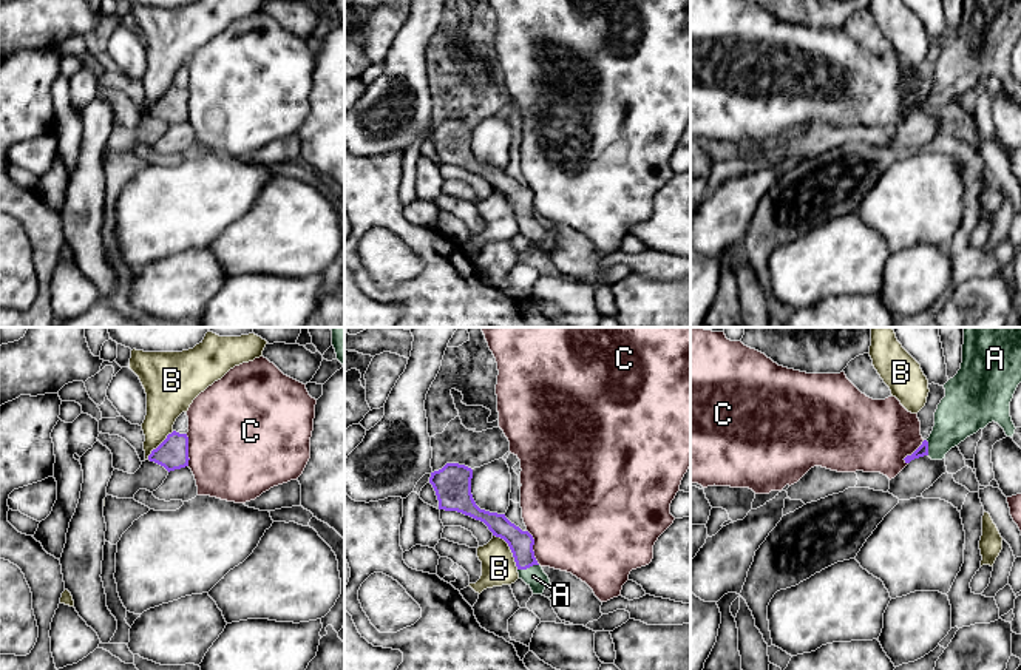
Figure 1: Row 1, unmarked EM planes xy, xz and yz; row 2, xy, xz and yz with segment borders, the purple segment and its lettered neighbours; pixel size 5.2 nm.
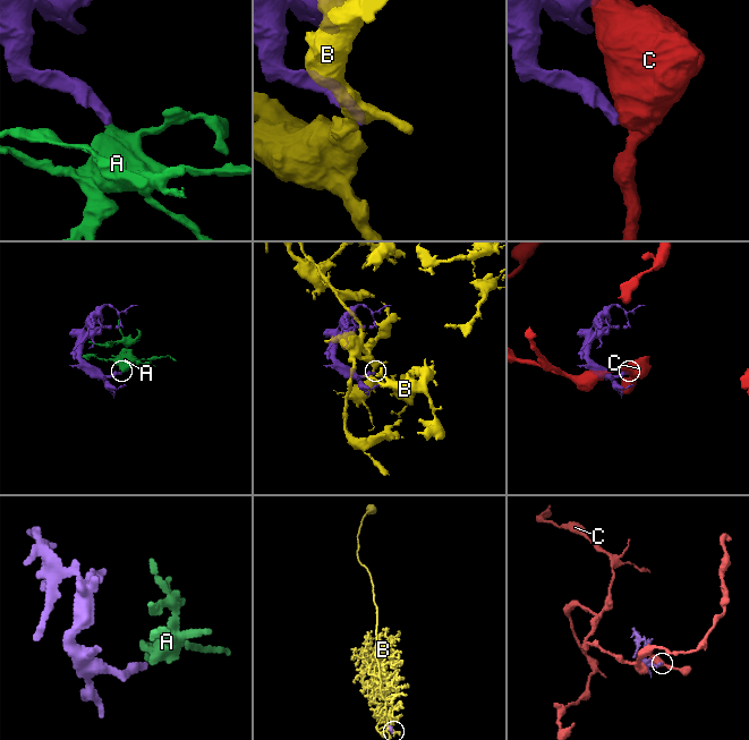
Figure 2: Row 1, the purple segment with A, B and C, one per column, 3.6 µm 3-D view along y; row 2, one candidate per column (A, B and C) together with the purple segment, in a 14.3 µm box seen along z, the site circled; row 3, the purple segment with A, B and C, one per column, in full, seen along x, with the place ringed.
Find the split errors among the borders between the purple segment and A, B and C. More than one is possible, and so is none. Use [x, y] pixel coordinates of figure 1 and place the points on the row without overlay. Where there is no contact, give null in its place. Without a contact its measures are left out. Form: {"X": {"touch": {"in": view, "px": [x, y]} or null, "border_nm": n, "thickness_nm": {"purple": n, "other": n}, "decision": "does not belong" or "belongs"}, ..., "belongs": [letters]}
{"A": {"touch": {"in": "xz", "px": [527, 221]}, "border_nm": 120, "thickness_nm": {"purple": 130, "other": 110}, "decision": "belongs"}, "B": {"touch": {"in": "xz", "px": [510, 203]}, "border_nm": 220, "thickness_nm": {"purple": 130, "other": 180}, "decision": "does not belong"}, "C": {"touch": {"in": "xz", "px": [532, 201]}, "border_nm": 200, "thickness_nm": {"purple": 130, "other": 460}, "decision": "does not belong"}, "belongs": ["A"]}

